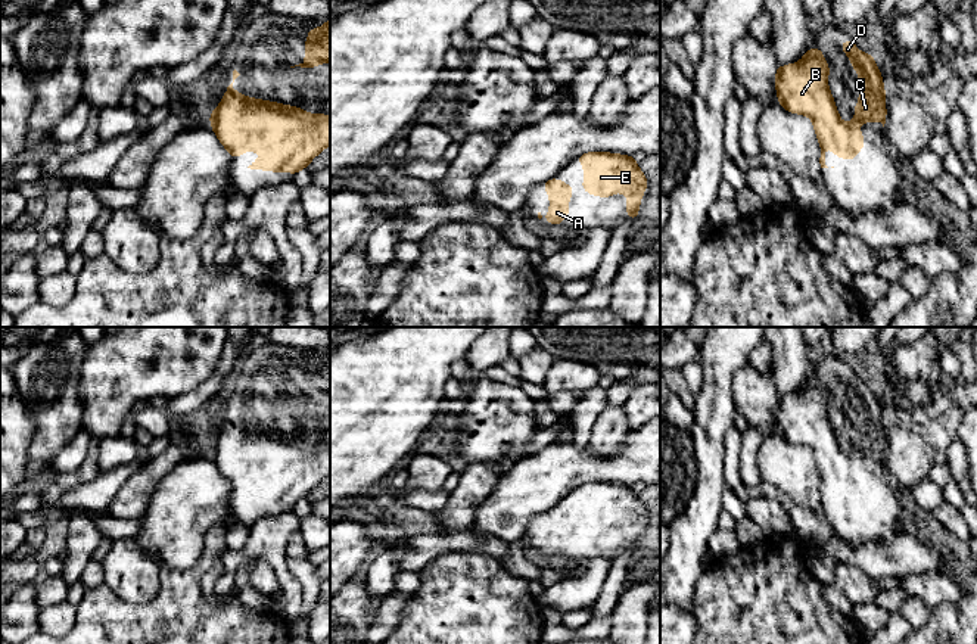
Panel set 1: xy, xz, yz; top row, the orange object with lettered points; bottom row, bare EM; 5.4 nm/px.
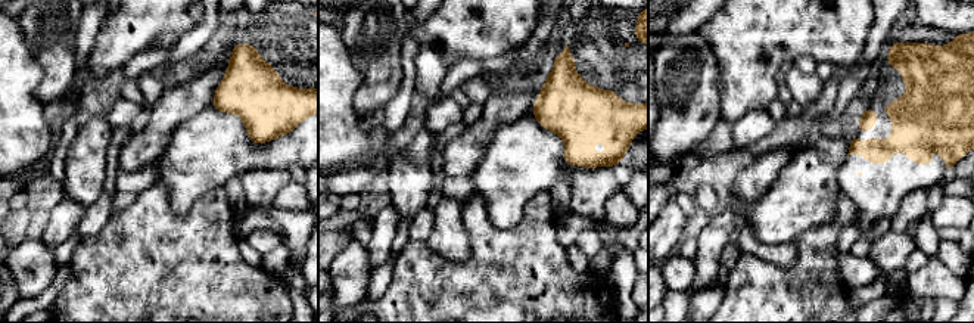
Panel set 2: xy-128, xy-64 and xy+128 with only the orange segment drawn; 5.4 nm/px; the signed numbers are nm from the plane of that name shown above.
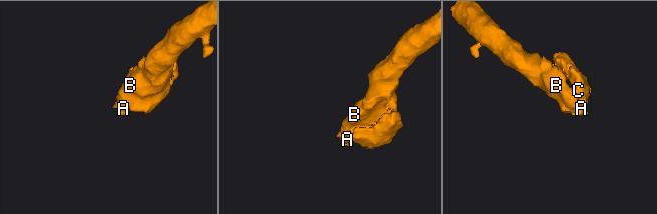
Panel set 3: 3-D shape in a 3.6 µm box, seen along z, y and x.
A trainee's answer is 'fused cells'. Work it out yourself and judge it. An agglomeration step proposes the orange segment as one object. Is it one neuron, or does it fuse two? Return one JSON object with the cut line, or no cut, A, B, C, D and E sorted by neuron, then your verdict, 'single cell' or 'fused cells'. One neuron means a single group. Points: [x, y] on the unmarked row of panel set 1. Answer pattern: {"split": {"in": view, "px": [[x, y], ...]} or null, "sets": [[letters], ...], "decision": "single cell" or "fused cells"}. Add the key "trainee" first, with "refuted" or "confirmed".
{"trainee": "refuted", "split": null, "sets": [["A", "B", "C", "D", "E"]], "decision": "single cell"}

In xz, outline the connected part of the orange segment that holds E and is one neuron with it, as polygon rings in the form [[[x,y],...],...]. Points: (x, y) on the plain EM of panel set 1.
[[[588,482],[575,489],[584,495],[582,519],[600,528],[610,528],[616,522],[628,526],[626,548],[638,550],[641,528],[650,514],[638,498],[635,486]]]

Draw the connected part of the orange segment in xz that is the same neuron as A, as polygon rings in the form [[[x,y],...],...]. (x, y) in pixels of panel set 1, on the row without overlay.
[[[551,508],[544,513],[545,513],[544,519],[550,528],[550,541],[544,548],[551,556],[554,556],[554,554],[563,556],[563,550],[567,547],[567,544],[570,541],[567,532],[570,531],[572,525],[575,522],[572,520],[570,514],[566,514],[558,508]]]

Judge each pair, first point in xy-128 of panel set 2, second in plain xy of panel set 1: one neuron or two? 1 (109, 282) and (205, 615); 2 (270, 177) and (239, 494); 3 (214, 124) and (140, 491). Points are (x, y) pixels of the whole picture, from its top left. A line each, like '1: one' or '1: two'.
1: one
2: two
3: two

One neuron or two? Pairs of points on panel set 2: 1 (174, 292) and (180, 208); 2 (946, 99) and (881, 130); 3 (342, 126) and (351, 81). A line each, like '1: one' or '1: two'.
1: two
2: one
3: one

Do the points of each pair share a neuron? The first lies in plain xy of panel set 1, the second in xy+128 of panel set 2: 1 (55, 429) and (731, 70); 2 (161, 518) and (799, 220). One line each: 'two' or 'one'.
1: two
2: one

